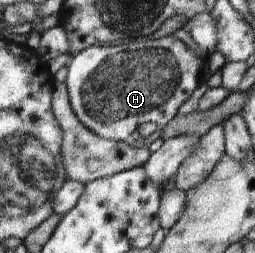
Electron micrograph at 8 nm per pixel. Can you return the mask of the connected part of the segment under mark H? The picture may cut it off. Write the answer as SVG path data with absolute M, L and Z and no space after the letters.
M175 35L162 38L123 41L116 45L91 45L78 52L67 62L67 87L69 102L79 122L99 138L123 142L139 125L155 123L160 129L167 126L177 110L201 84L202 59Z

